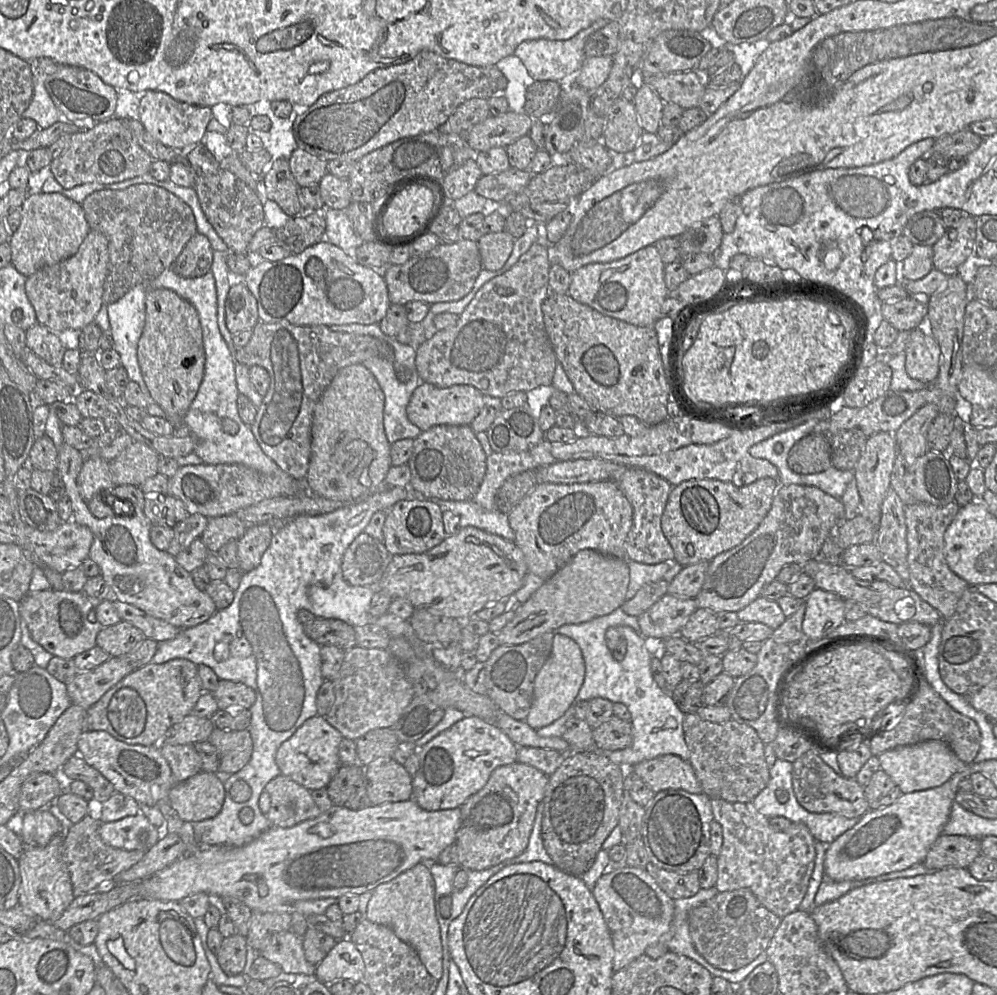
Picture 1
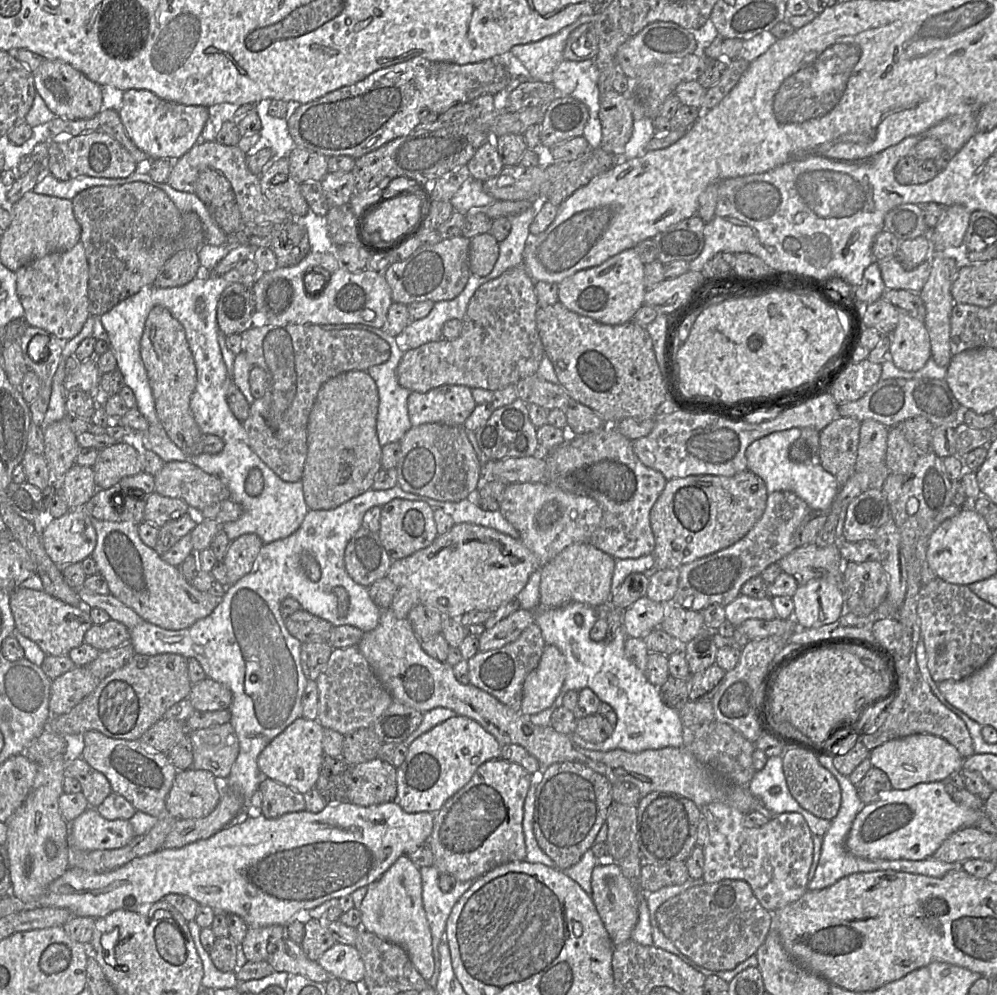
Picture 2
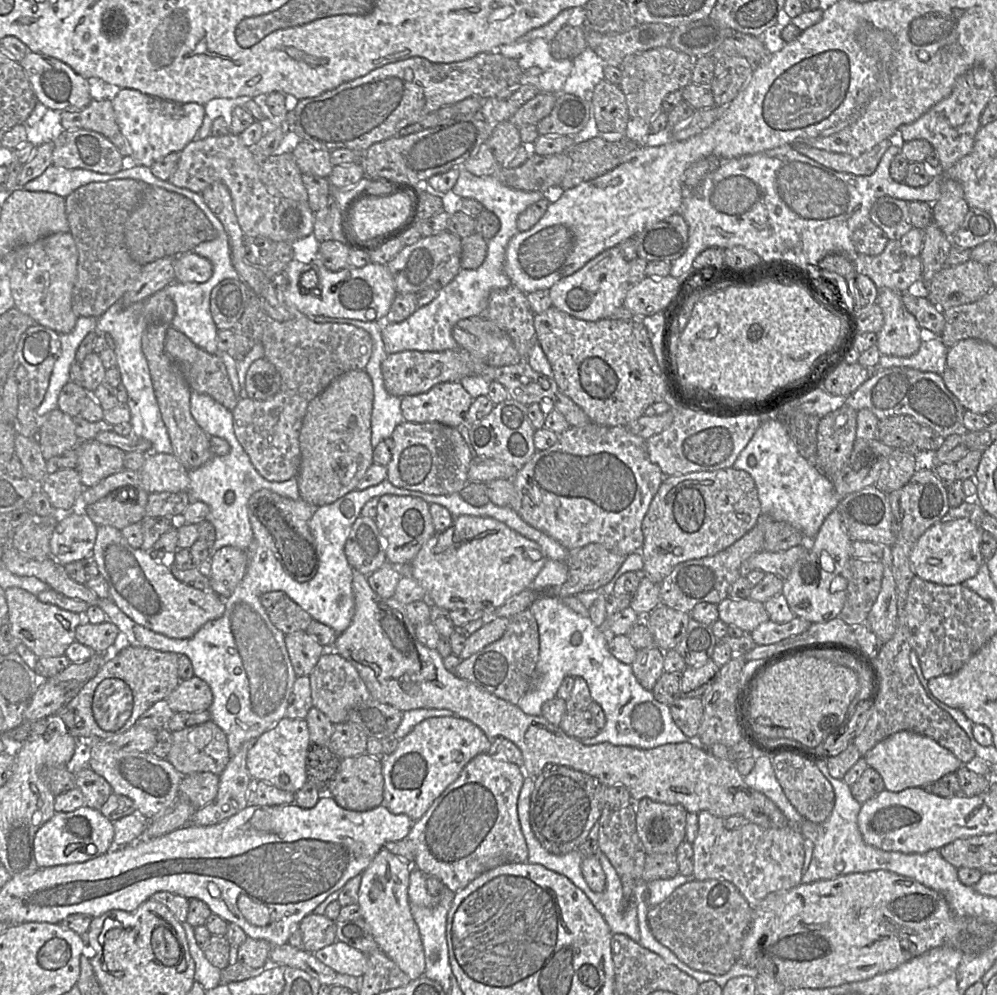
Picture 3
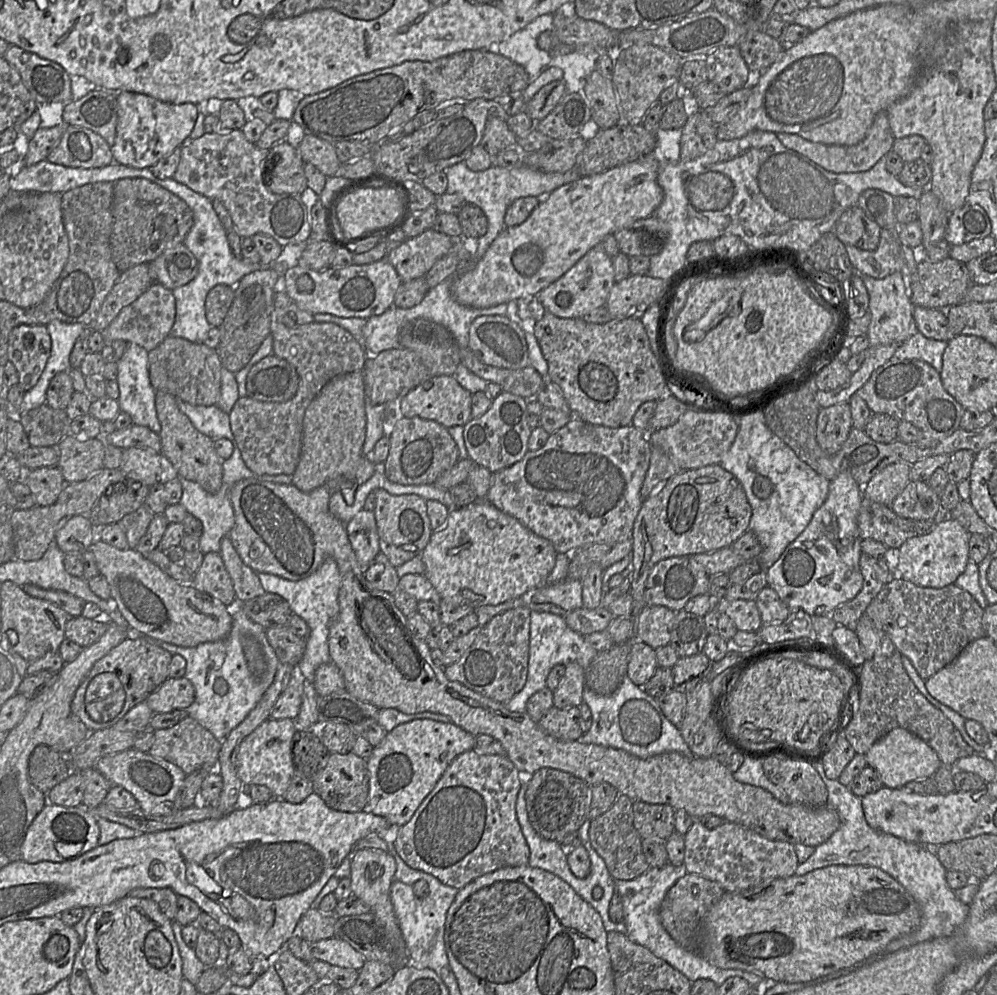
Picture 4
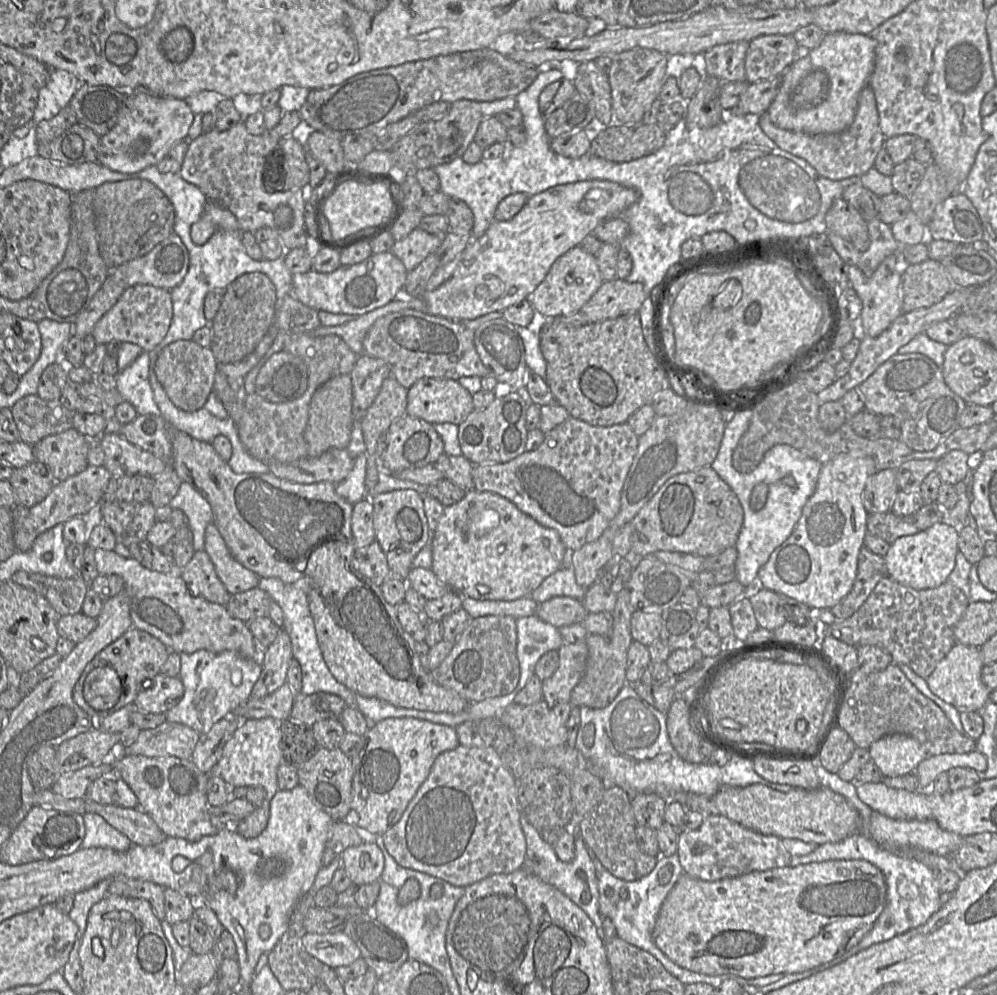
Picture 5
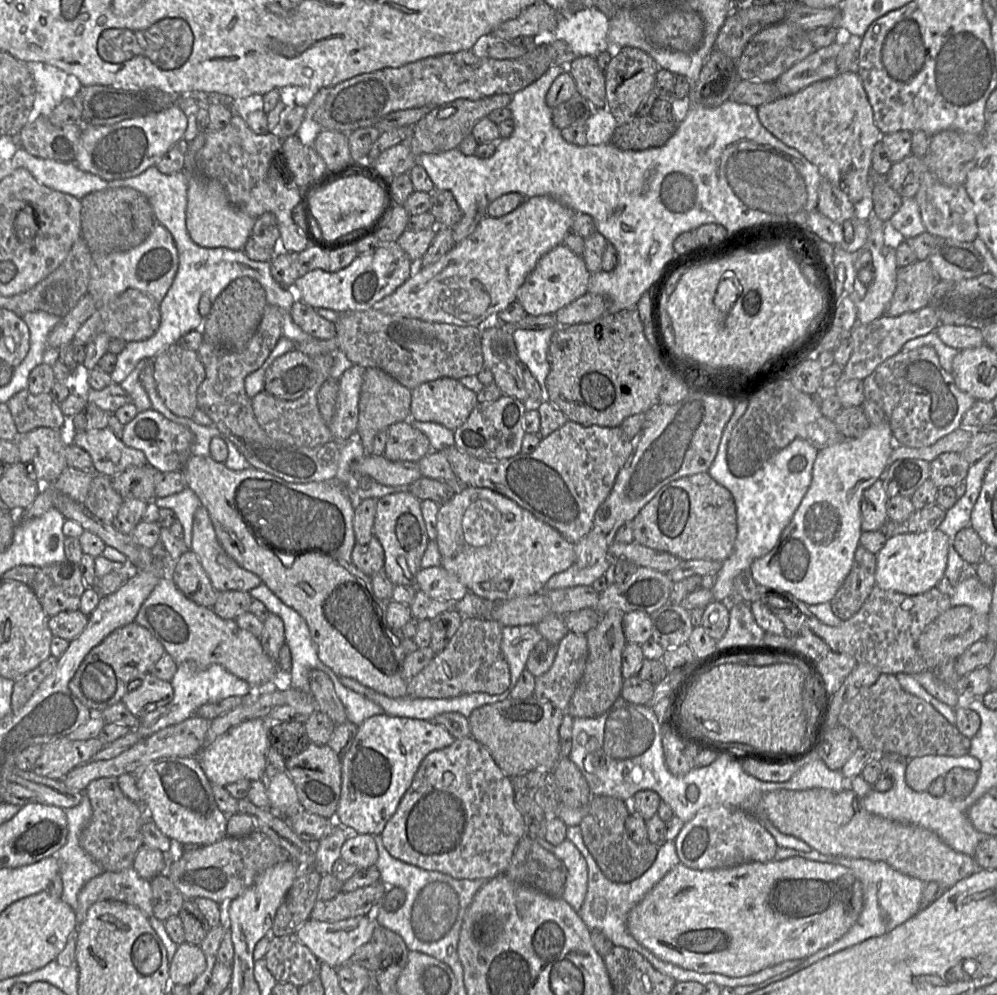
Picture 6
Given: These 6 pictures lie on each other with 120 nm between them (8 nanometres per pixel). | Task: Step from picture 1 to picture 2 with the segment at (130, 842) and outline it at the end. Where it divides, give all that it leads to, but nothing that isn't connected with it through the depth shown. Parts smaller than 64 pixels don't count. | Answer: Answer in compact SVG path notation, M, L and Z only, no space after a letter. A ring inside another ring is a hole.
M89 807L69 824L68 846L85 851L118 849L134 837L128 820L108 820Z

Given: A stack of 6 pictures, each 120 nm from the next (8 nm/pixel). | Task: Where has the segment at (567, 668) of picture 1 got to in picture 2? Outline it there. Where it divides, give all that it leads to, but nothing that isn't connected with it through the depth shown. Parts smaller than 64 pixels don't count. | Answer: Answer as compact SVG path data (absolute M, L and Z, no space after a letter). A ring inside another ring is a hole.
M546 645L537 667L527 676L523 686L521 713L535 715L553 705L566 678L564 655L554 645Z

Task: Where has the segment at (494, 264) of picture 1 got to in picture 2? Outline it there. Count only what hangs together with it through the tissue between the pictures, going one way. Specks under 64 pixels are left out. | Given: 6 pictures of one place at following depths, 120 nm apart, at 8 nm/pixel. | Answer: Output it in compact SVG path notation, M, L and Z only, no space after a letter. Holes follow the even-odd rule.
M489 232L470 239L469 266L471 273L477 276L488 275L499 257L499 242Z

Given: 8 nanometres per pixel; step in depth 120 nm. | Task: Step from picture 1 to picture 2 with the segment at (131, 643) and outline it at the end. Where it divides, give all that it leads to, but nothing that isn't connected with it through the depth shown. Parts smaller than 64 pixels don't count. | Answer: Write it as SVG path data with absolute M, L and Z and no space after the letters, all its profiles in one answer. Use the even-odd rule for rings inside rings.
M111 619L105 624L93 624L84 636L84 643L100 652L123 646L129 641L130 629L121 622Z

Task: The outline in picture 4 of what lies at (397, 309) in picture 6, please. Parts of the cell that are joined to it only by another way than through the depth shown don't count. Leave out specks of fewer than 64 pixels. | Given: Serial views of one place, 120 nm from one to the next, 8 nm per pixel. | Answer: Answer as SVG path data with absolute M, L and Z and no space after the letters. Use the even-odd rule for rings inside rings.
M652 152L643 157L639 157L632 162L621 164L602 173L579 177L577 180L562 185L553 190L550 194L545 195L526 221L518 226L505 227L491 243L482 258L480 258L473 267L458 273L454 277L451 285L451 294L454 300L459 304L468 307L488 308L502 303L514 304L514 302L521 297L538 294L541 290L548 287L550 284L563 276L568 270L570 270L589 250L601 243L606 235L614 234L616 231L630 226L639 219L647 218L655 212L663 200L663 190L657 182L659 168L660 162Z

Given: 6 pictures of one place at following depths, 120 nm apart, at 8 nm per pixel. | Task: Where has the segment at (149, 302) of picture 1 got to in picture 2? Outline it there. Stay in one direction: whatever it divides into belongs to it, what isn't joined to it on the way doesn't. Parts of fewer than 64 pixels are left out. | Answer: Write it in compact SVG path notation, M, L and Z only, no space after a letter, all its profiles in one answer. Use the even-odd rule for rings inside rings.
M156 306L150 311L140 342L140 354L161 424L172 442L189 457L193 457L193 448L202 436L190 408L197 385L197 371L185 330L165 307Z

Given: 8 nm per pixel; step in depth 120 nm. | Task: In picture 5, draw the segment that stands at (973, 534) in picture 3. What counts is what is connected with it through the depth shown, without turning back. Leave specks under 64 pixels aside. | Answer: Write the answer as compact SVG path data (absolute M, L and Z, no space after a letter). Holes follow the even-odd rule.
M941 521L913 535L903 536L890 544L884 556L887 576L898 583L916 589L925 590L939 587L948 581L955 567L958 549L959 527Z

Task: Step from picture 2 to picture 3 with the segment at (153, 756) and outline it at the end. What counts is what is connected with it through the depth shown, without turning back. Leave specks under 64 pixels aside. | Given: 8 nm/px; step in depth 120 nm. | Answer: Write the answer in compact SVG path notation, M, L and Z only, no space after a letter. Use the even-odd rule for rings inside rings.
M91 740L88 766L107 780L112 787L112 793L130 798L136 806L136 812L149 821L162 814L179 797L179 785L183 776L166 758L156 757L151 752L124 751L115 747L111 741Z

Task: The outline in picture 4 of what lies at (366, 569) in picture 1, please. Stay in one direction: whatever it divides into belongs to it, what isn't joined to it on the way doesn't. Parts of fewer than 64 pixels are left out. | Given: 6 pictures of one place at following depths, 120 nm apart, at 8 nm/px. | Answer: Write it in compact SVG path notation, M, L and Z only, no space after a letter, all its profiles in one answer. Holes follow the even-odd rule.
M361 510L346 524L348 540L362 569L380 552L374 511Z

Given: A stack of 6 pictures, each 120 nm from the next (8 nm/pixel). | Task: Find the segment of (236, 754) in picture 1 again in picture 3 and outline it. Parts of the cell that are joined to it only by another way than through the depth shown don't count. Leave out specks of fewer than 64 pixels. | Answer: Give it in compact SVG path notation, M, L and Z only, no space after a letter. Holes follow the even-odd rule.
M213 721L172 732L172 746L166 757L182 776L198 772L220 776L230 758L227 736Z

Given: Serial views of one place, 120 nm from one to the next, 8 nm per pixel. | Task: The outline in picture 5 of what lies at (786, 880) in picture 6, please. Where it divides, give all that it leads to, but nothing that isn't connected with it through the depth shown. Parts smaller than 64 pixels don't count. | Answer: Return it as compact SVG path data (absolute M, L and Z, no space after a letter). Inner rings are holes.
M861 859L828 860L795 867L777 867L717 881L703 881L683 873L661 906L652 936L656 946L670 960L682 968L701 974L731 974L742 978L759 978L771 974L802 973L824 966L855 947L872 929L874 923L886 907L888 900L887 891L888 886L882 871L872 863Z

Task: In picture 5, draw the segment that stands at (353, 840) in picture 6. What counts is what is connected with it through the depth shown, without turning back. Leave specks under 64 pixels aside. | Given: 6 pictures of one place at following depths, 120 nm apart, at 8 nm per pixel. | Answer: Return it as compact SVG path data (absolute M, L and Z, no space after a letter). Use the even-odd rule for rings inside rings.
M364 842L358 846L348 847L343 851L341 866L348 873L352 883L371 883L381 880L384 855L375 842Z

